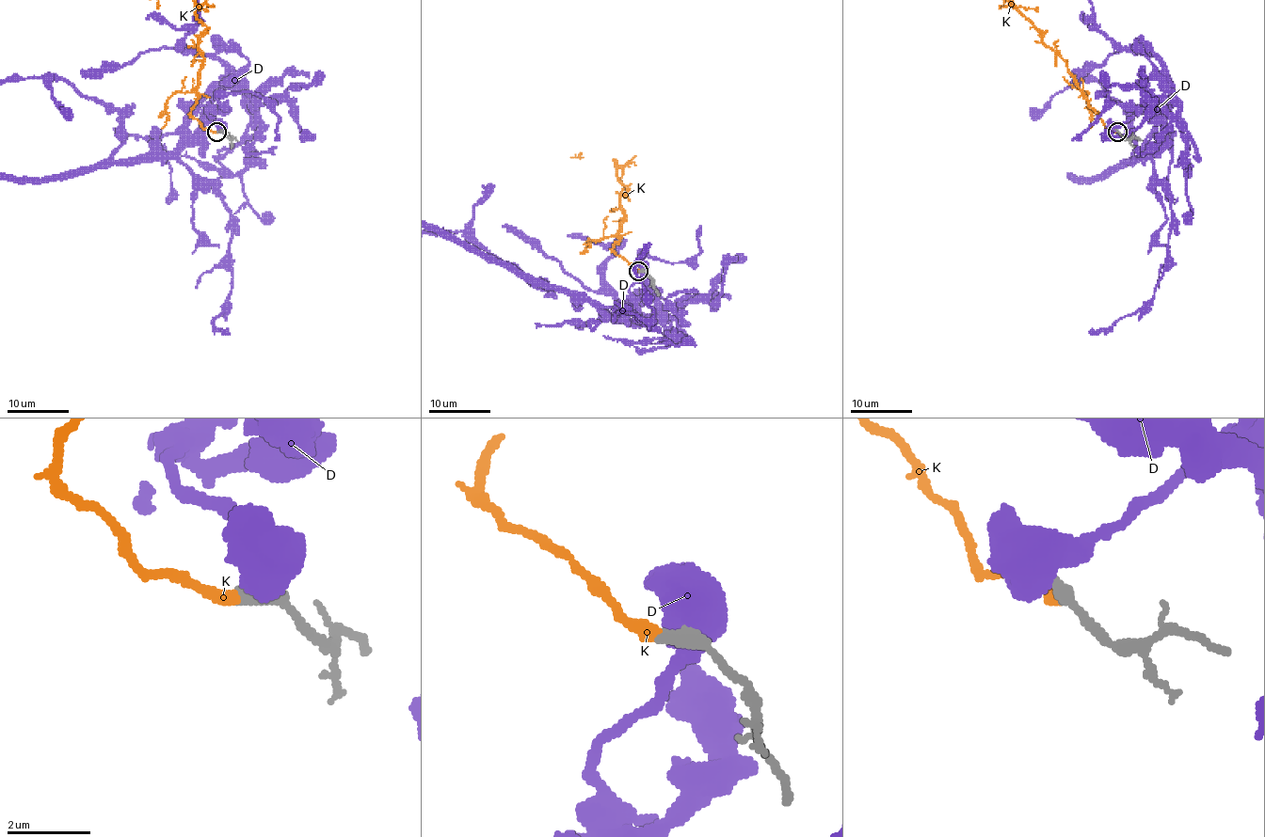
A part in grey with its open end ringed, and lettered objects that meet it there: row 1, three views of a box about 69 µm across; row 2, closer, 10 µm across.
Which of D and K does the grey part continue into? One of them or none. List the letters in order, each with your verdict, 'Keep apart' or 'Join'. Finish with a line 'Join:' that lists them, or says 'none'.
D: Keep apart
K: Join
Join: K

